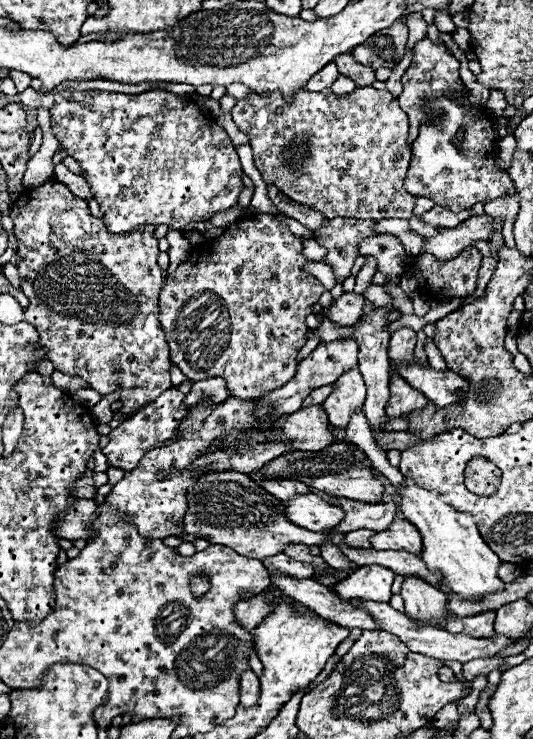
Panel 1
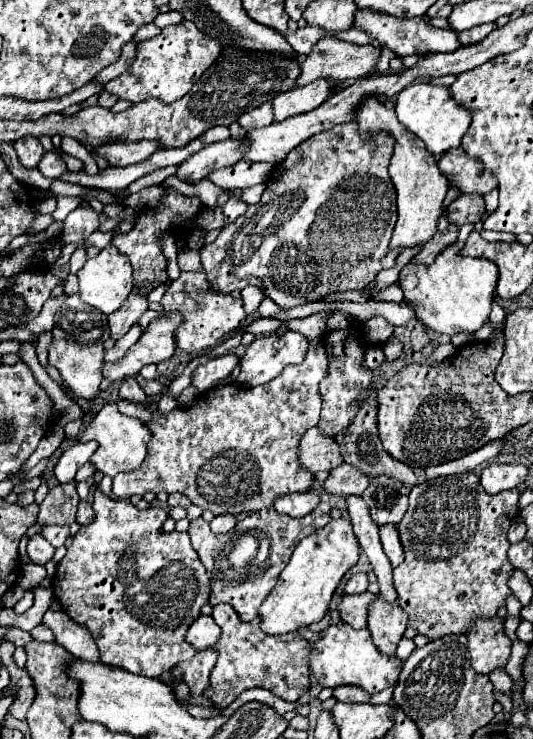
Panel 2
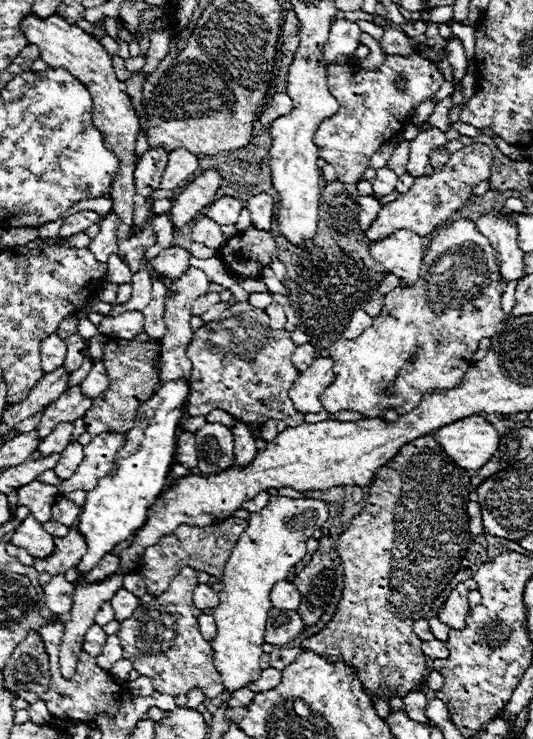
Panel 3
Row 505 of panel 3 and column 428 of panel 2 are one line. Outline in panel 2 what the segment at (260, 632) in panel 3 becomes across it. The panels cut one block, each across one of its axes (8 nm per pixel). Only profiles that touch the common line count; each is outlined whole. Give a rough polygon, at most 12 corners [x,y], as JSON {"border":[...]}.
{"border":[[444,250],[404,266],[416,316],[450,338],[480,330],[496,296],[490,260]]}

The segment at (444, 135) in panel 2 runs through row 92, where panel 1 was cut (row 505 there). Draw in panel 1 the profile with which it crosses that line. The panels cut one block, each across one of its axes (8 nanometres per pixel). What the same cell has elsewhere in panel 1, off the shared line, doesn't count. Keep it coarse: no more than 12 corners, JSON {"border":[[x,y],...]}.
{"border":[[404,478],[404,520],[442,590],[476,600],[504,588],[472,514]]}

